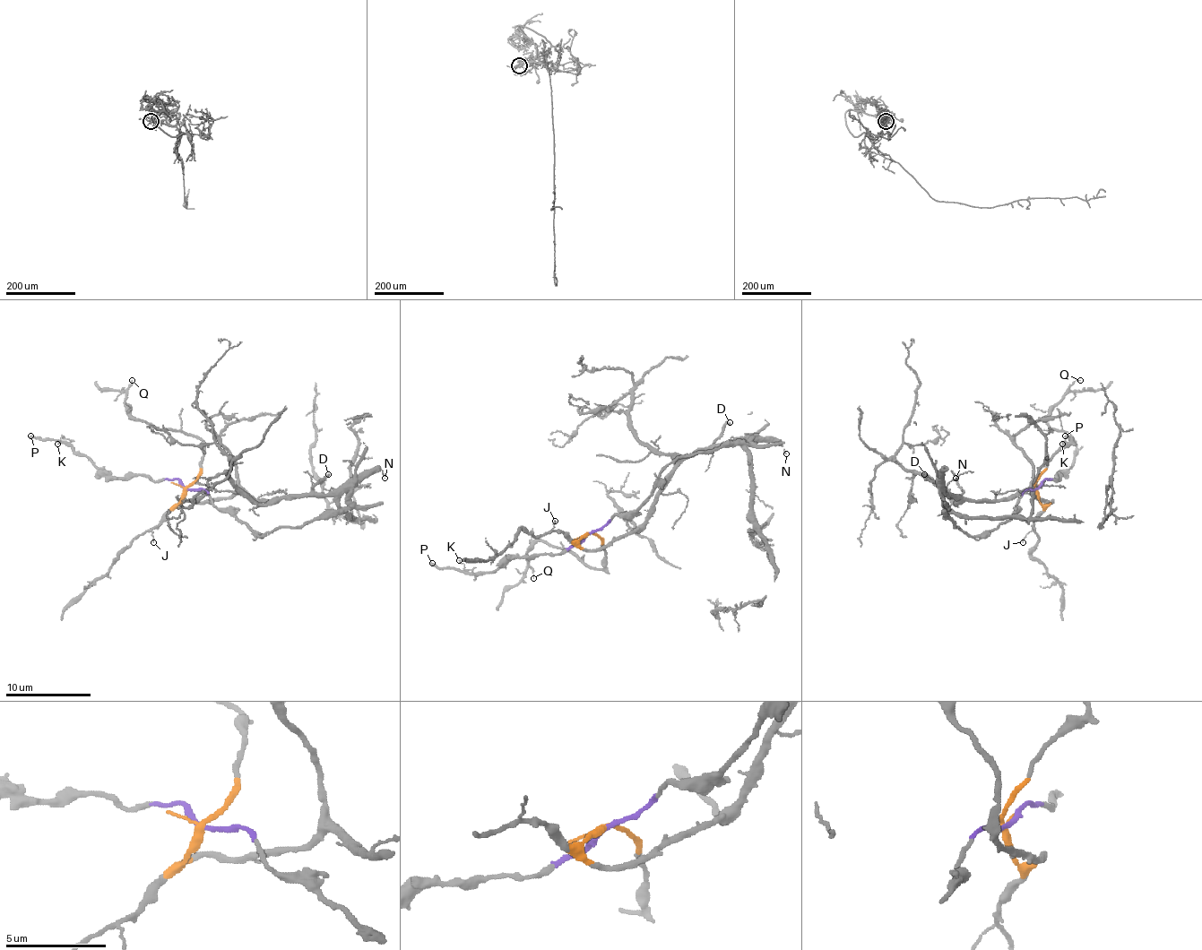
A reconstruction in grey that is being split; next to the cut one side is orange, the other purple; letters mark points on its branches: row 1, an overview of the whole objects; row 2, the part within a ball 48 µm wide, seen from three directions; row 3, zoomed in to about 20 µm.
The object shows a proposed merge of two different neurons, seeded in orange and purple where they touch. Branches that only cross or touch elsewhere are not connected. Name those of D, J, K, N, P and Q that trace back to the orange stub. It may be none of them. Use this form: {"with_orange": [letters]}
{"with_orange": ["D", "J", "N", "Q"]}

